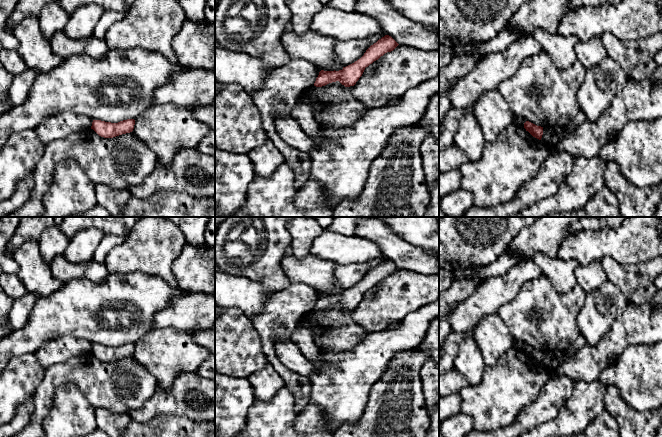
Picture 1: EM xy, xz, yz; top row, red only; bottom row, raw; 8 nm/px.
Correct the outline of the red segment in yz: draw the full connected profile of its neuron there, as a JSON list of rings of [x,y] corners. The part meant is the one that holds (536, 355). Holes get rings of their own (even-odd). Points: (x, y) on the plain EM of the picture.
[[[529,345],[524,347],[524,352],[528,355],[533,361],[541,364],[543,359],[543,351],[537,350]]]

